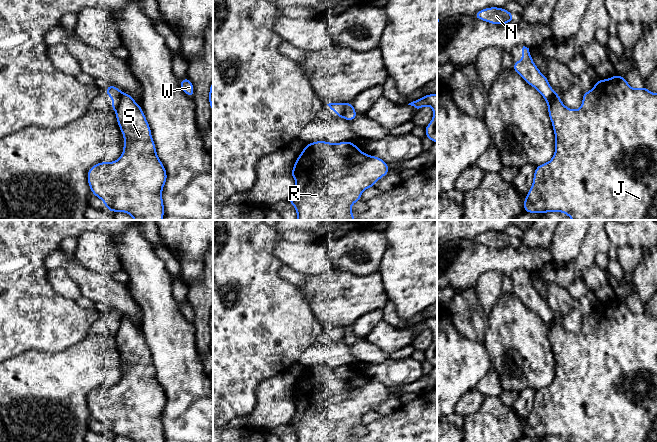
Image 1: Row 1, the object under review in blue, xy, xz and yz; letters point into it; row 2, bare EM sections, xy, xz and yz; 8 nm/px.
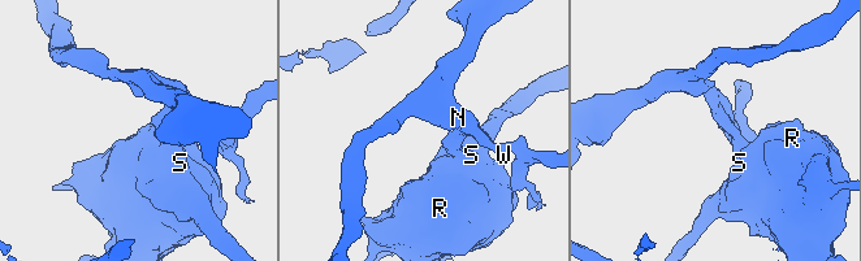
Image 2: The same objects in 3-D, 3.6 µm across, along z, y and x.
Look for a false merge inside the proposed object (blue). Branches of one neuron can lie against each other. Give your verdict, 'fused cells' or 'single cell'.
fused cells

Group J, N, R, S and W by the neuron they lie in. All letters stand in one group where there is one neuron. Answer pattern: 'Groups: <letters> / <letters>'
Groups: J R S / N W

